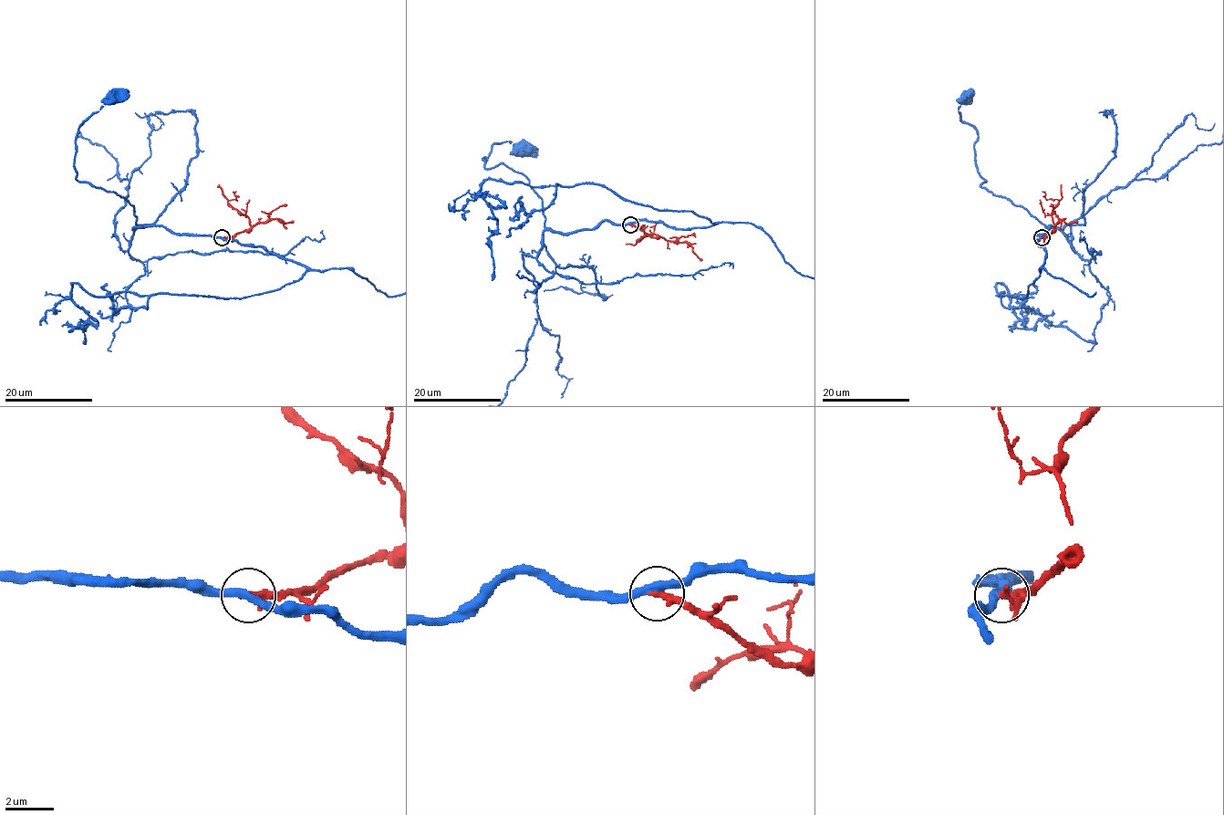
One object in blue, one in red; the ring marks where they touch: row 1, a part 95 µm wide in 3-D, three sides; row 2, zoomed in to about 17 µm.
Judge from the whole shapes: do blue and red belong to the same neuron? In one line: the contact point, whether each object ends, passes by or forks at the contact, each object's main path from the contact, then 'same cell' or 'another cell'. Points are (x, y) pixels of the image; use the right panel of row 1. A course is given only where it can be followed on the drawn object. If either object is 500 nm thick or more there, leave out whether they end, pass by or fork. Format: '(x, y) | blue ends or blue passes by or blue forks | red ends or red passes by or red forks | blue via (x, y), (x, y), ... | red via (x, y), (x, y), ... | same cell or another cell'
(1042, 237) | blue passes by | red ends | blue via (1041, 237), (1051, 225), (981, 186), (986, 182), (973, 151), (978, 132), (958, 111), (966, 97) | red via (1042, 237), (1053, 230), (1052, 208), (1059, 200), (1047, 199), (1042, 192) | another cell

